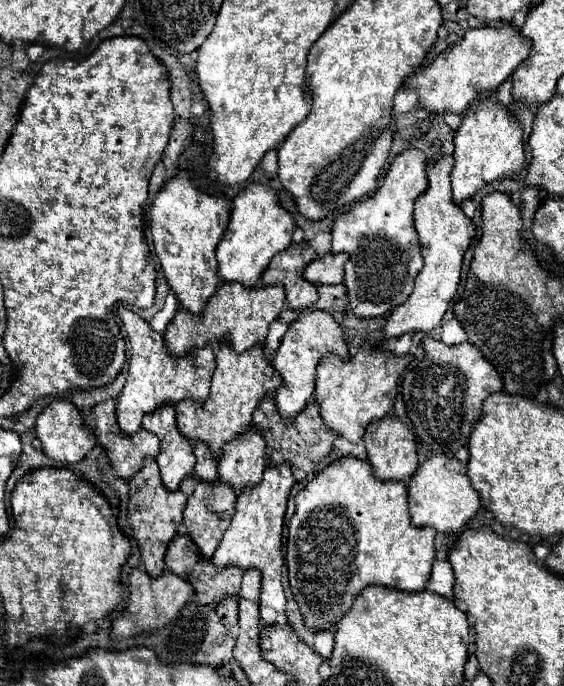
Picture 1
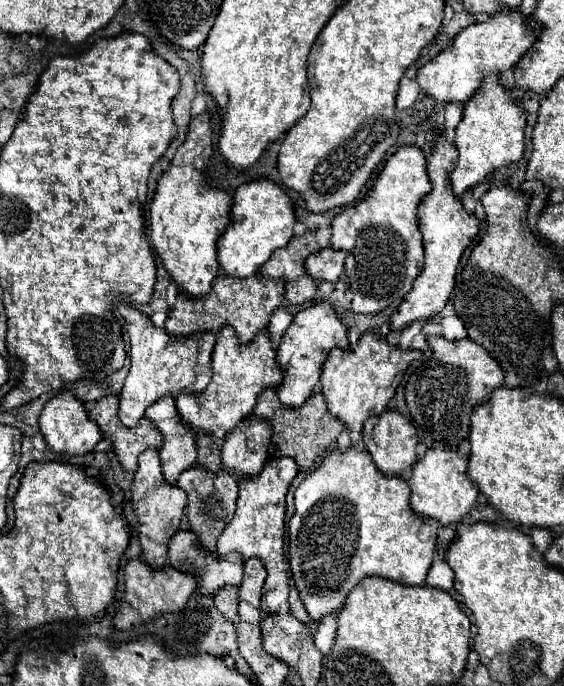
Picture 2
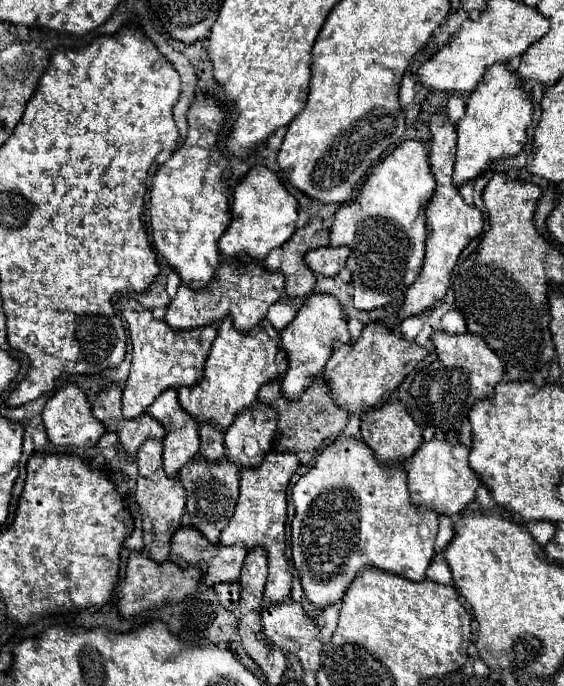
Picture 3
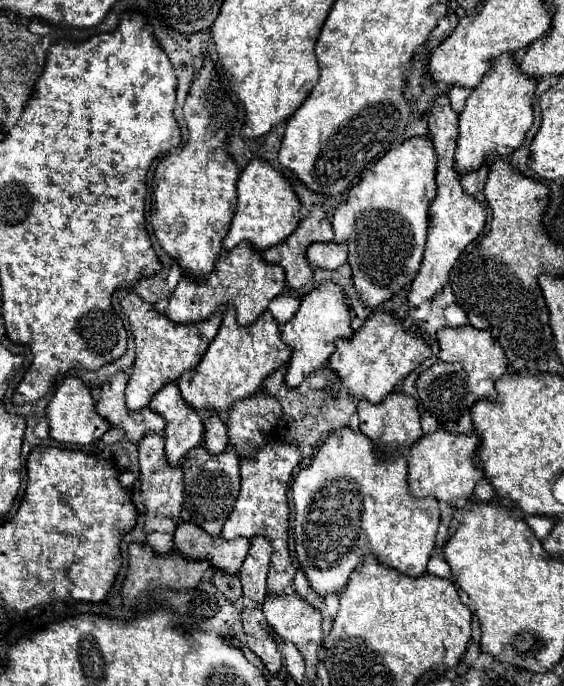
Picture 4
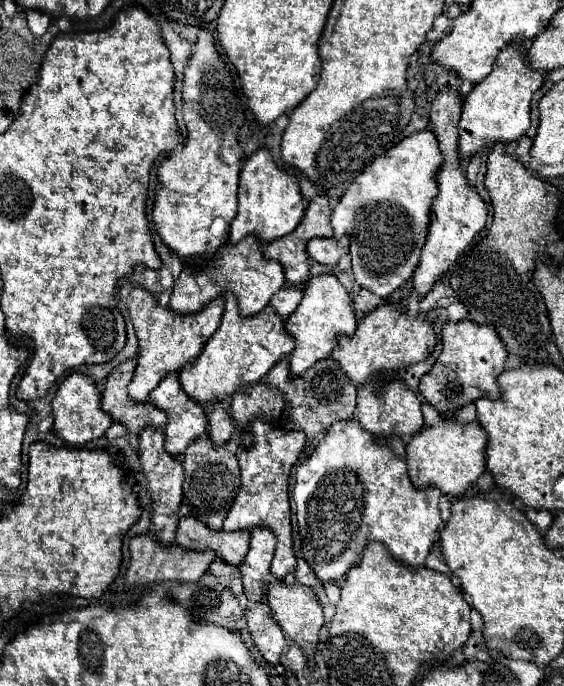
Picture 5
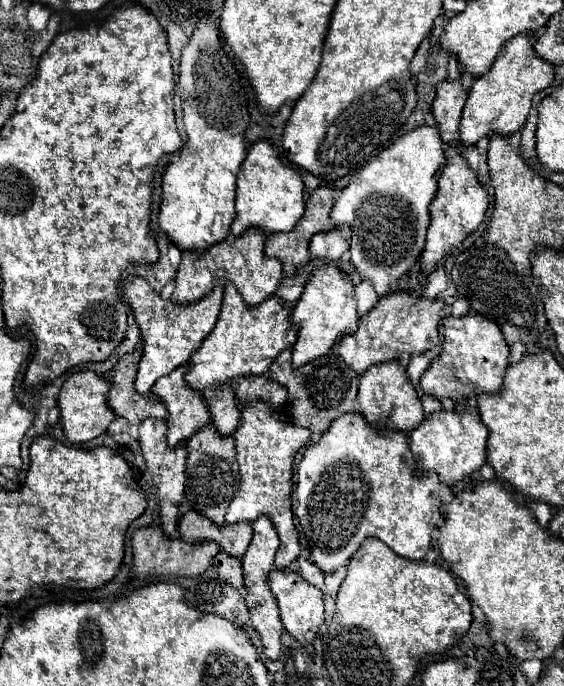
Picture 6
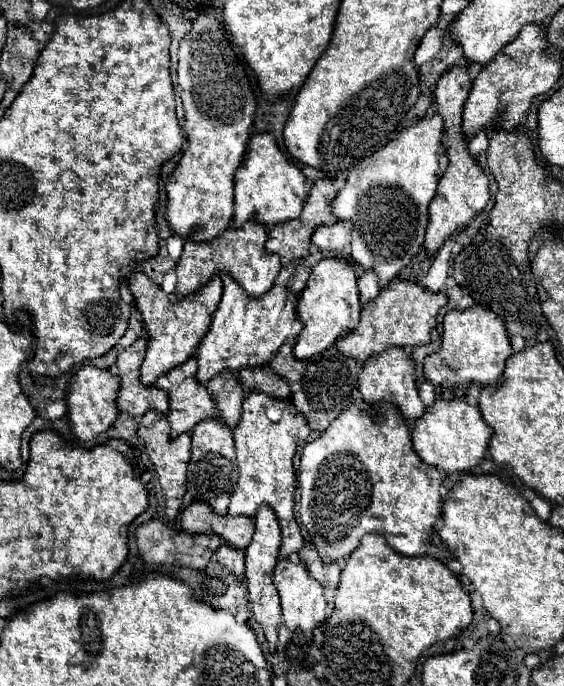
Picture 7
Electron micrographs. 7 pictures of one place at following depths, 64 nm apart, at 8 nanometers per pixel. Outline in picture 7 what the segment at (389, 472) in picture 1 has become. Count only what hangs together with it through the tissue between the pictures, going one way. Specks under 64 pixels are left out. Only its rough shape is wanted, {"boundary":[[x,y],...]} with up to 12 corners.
{"boundary":[[404,348],[370,356],[358,380],[366,404],[388,400],[408,422],[426,410]]}

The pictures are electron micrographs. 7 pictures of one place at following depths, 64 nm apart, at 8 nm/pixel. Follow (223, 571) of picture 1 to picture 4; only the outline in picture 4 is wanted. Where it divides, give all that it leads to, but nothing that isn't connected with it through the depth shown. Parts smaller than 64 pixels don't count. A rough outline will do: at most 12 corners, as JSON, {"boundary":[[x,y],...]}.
{"boundary":[[182,522],[174,550],[186,558],[208,558],[224,572],[238,572],[250,540],[210,536]]}

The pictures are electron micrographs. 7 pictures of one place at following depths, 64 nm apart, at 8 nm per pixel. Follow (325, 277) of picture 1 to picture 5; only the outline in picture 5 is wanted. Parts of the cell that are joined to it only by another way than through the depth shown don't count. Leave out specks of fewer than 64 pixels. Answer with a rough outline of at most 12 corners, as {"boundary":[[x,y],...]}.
{"boundary":[[348,236],[312,238],[308,254],[314,262],[336,266],[348,252]]}

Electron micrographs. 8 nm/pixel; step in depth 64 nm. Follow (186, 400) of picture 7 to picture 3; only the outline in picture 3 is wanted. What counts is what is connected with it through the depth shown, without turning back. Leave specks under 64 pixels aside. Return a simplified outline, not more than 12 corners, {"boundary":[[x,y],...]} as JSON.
{"boundary":[[162,392],[148,412],[166,428],[164,470],[176,474],[198,454],[198,422],[178,392]]}

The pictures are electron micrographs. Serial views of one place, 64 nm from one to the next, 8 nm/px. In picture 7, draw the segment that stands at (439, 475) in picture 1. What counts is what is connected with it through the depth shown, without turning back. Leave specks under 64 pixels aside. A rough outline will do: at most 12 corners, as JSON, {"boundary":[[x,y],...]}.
{"boundary":[[466,396],[412,424],[416,454],[446,474],[488,452],[492,428]]}

